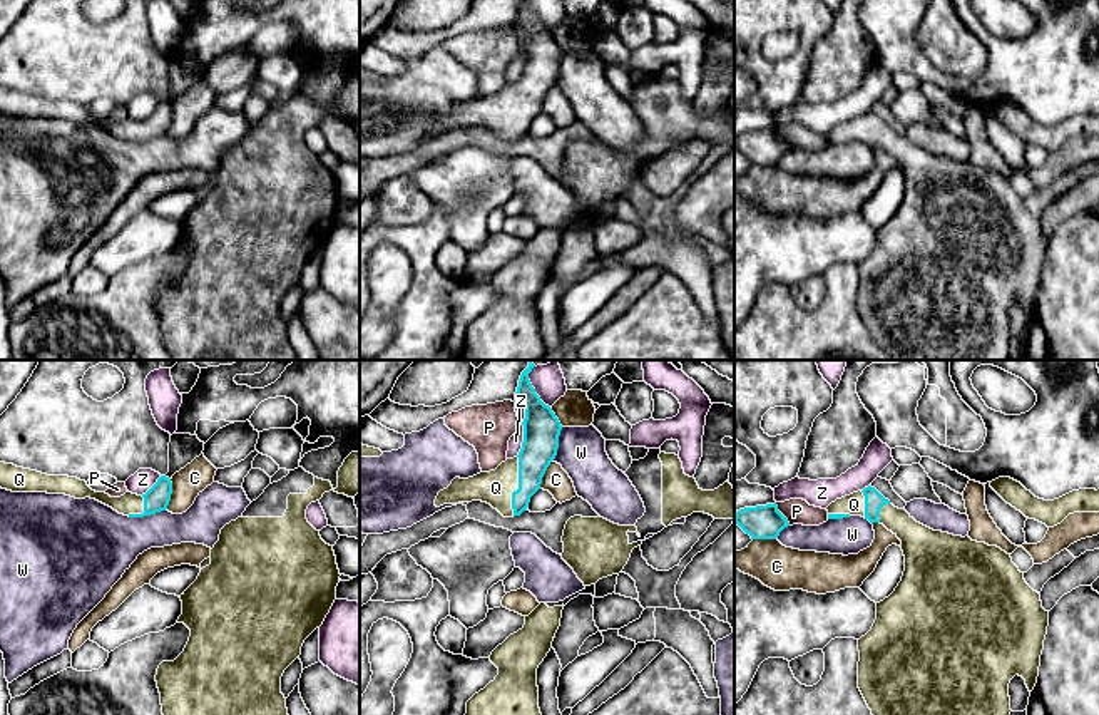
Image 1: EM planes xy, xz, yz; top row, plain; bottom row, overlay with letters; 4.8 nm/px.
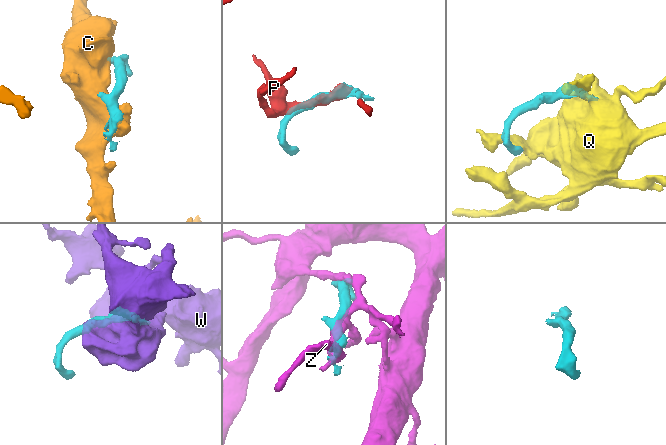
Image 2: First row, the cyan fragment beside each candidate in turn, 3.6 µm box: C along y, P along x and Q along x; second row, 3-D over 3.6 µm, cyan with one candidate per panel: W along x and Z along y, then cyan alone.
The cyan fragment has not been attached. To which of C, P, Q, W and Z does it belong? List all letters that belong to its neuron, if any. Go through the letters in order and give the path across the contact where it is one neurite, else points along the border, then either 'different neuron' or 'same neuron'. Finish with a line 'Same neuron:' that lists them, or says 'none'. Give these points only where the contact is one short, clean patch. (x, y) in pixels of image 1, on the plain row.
C: different neuron
P: along yz (775, 128), (790, 149) | different neuron
Q: same neuron
W: different neuron
Z: different neuron
Same neuron: Q

